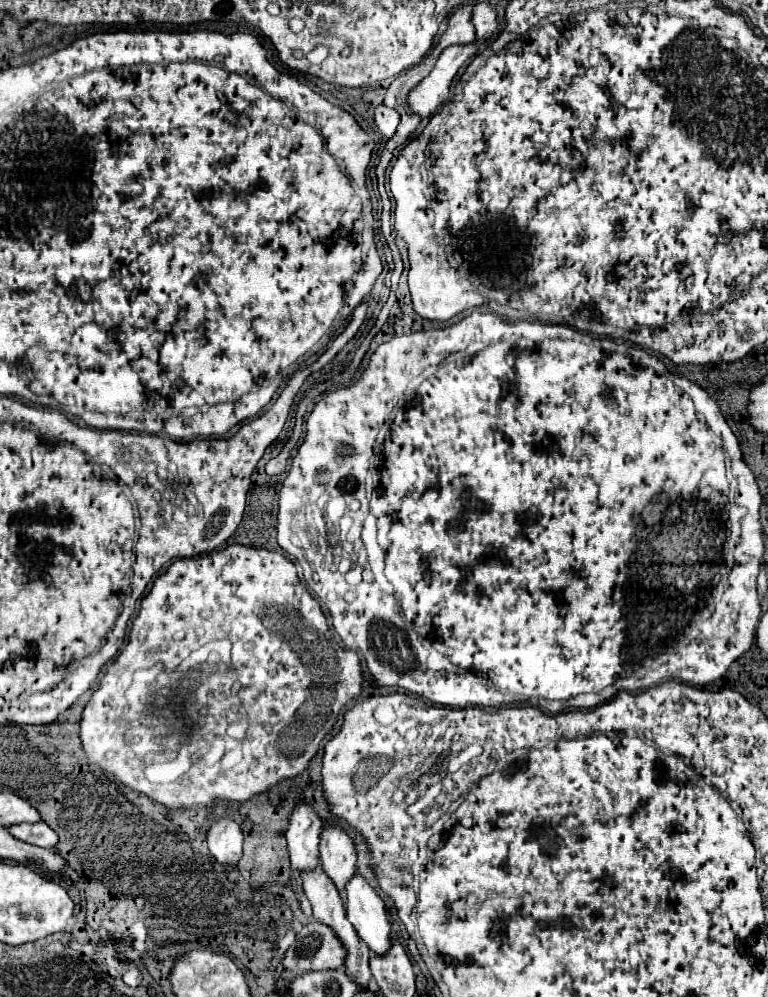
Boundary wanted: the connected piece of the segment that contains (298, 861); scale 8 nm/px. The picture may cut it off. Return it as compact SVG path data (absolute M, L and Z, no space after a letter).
M299 801L291 813L289 827L285 831L287 847L291 855L291 867L313 869L319 863L319 835L323 821L311 805Z

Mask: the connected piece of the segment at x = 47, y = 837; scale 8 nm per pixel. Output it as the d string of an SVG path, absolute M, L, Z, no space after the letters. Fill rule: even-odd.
M19 823L19 825L11 825L9 831L15 839L23 839L25 843L37 847L55 847L59 839L57 833L45 823Z

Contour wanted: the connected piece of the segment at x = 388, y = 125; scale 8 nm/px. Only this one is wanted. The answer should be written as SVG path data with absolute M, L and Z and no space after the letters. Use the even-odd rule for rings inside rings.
M379 105L379 107L375 107L375 117L373 119L375 119L375 125L377 125L381 135L385 135L387 139L395 135L395 129L399 125L399 113L395 109Z

